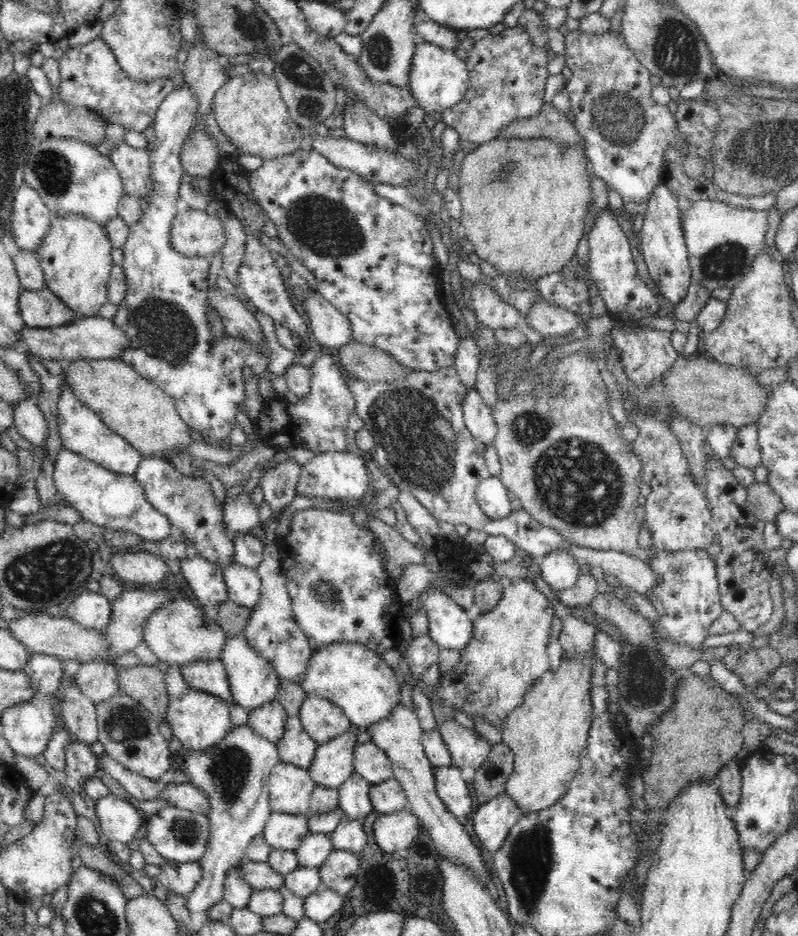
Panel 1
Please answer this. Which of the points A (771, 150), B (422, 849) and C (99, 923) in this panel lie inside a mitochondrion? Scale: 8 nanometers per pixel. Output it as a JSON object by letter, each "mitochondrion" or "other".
{"A":"mitochondrion","B":"other","C":"mitochondrion"}

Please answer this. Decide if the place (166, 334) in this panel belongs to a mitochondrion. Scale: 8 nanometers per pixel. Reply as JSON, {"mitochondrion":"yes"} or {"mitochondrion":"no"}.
{"mitochondrion":"yes"}

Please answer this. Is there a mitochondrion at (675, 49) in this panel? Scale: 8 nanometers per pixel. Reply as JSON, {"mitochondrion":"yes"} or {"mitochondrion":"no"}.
{"mitochondrion":"yes"}

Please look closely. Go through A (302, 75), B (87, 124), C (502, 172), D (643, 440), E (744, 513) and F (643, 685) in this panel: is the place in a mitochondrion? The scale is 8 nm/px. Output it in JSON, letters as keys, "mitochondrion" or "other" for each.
{"A":"mitochondrion","B":"other","C":"mitochondrion","D":"other","E":"other","F":"mitochondrion"}

